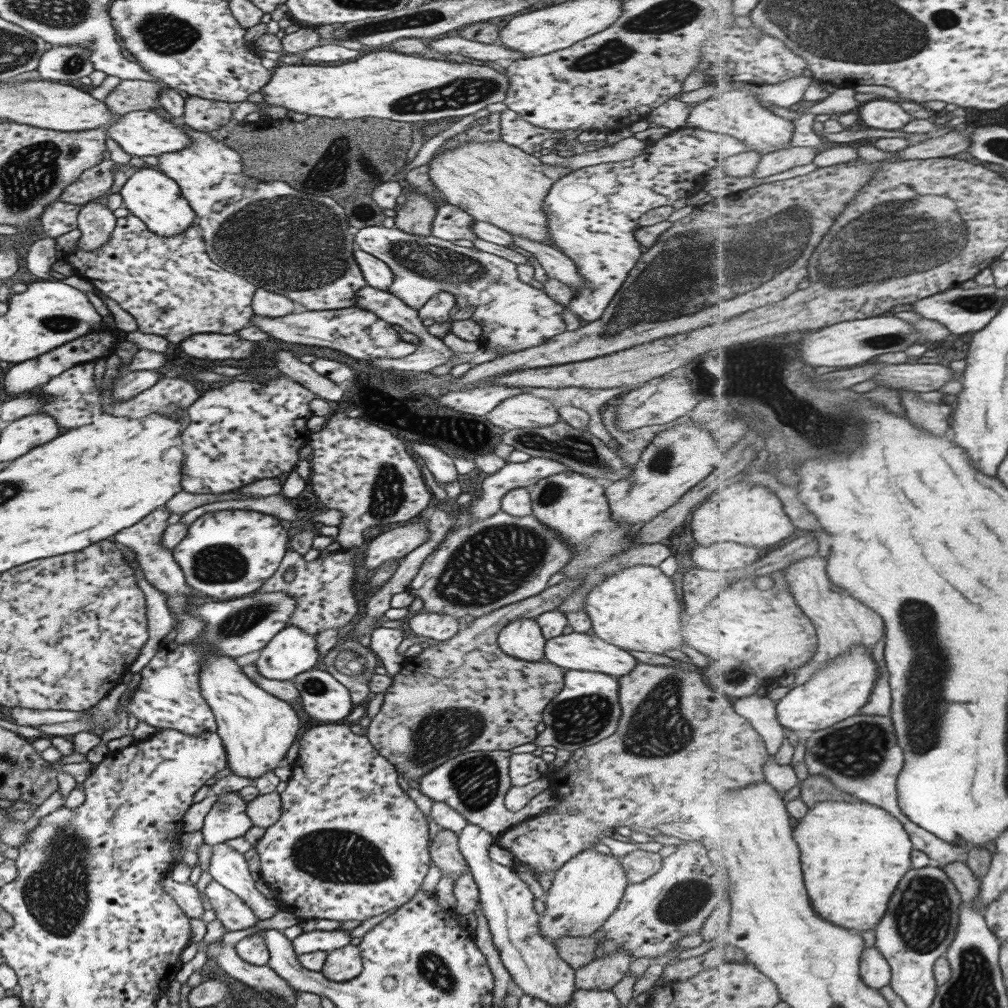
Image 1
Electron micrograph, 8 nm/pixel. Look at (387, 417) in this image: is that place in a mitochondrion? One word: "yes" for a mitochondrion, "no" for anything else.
no

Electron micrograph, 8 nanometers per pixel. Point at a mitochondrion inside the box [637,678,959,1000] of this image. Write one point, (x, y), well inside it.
(923, 915)

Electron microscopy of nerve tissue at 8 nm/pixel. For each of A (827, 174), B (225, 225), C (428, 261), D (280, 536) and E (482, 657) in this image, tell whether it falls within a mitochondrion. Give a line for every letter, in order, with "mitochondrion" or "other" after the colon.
A: other
B: mitochondrion
C: mitochondrion
D: other
E: other

